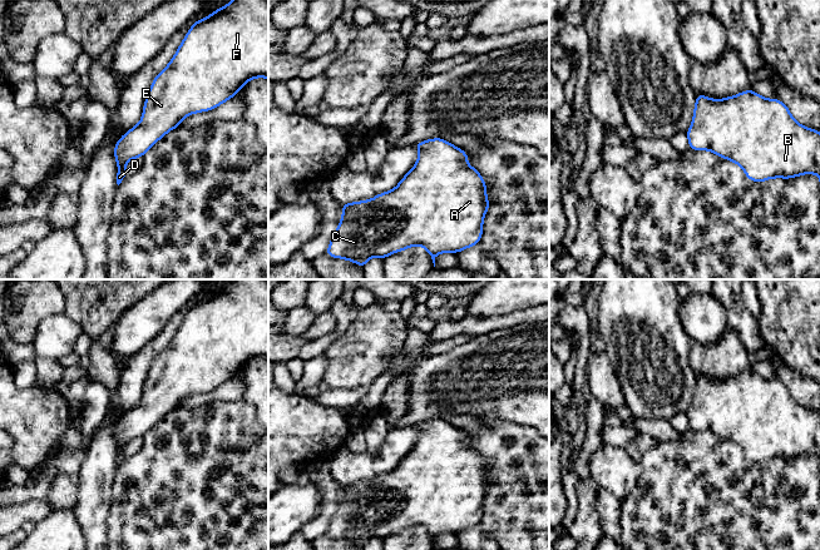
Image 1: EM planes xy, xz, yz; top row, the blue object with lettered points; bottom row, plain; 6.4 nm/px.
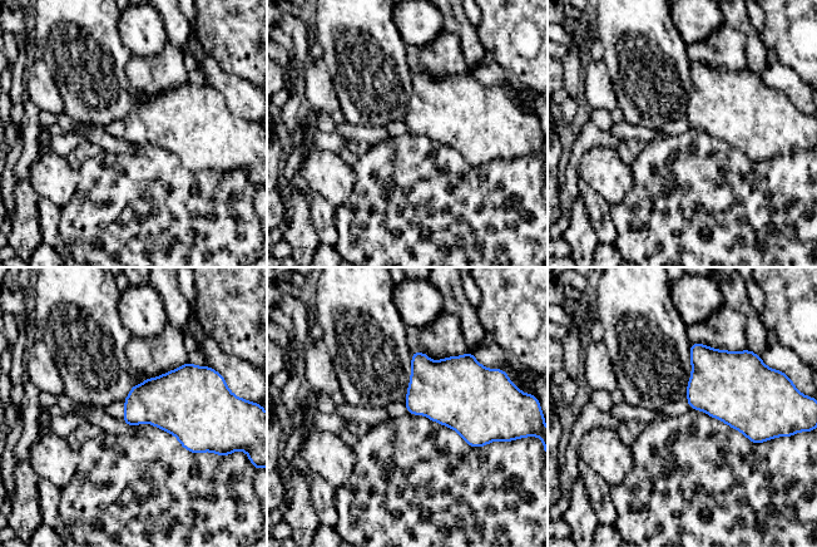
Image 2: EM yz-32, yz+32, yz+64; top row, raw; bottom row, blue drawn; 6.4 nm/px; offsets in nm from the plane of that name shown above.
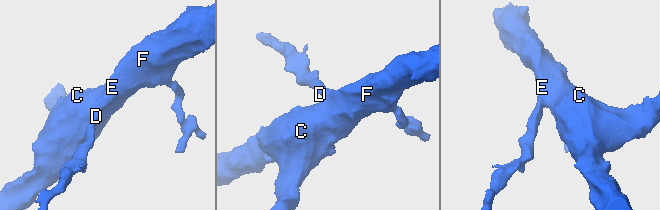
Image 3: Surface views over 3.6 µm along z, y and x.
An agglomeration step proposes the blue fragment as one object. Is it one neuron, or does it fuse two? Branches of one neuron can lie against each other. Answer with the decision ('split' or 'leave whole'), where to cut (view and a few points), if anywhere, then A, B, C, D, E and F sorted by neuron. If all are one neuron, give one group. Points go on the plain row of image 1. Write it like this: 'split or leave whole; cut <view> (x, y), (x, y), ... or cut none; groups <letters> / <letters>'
leave whole; cut none; groups A B C D E F

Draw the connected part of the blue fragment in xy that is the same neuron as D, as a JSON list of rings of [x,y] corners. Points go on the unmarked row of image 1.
[[[234,279],[216,289],[208,298],[196,302],[169,345],[155,356],[145,377],[140,402],[128,411],[114,426],[118,446],[117,465],[127,457],[127,444],[142,438],[168,412],[179,407],[191,395],[209,392],[233,378],[251,360],[268,360],[268,282],[266,279]]]

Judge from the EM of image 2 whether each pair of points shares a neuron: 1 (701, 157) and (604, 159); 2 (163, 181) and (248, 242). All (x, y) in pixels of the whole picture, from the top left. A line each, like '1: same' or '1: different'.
1: different
2: same

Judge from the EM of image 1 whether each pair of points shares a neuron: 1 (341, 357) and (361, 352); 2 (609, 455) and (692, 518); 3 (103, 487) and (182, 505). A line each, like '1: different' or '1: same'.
1: same
2: different
3: different

